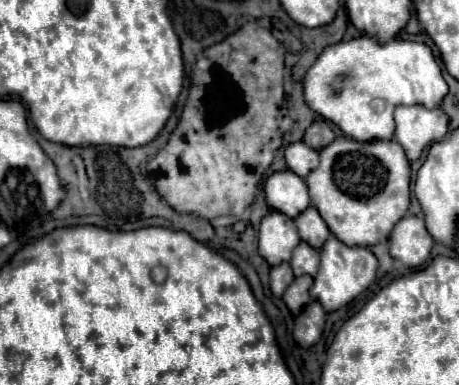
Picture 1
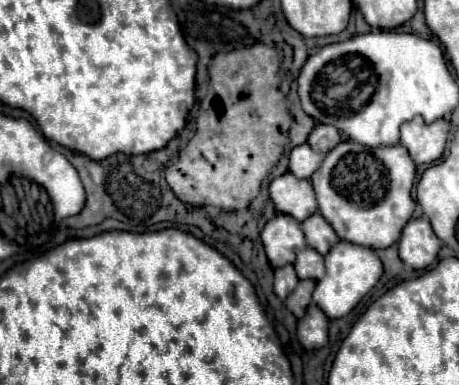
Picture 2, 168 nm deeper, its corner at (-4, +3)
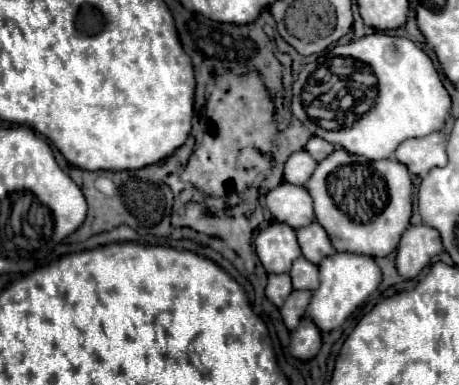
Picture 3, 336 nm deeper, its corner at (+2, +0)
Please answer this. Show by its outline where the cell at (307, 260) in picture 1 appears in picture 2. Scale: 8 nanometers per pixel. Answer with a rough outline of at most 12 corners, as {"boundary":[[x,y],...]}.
{"boundary":[[305,246],[297,252],[297,276],[321,280],[323,256]]}

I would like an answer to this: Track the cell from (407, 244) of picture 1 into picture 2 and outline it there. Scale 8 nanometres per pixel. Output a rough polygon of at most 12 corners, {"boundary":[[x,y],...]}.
{"boundary":[[411,218],[399,238],[403,264],[423,270],[441,240],[427,218]]}

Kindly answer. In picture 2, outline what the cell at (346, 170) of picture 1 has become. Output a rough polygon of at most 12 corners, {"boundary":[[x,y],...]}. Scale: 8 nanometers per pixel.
{"boundary":[[337,144],[311,176],[341,240],[389,248],[415,210],[401,144]]}

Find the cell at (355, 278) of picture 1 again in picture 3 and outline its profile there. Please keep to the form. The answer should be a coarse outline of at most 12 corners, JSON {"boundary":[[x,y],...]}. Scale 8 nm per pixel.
{"boundary":[[335,253],[307,317],[327,333],[379,287],[373,257]]}

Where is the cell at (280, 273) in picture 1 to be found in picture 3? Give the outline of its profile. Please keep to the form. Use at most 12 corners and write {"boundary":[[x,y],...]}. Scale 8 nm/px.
{"boundary":[[269,275],[265,295],[281,307],[293,291],[291,277]]}

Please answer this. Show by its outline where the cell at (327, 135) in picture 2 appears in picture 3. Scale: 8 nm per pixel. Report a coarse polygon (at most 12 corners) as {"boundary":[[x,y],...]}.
{"boundary":[[311,137],[305,151],[323,161],[335,151],[329,141]]}

